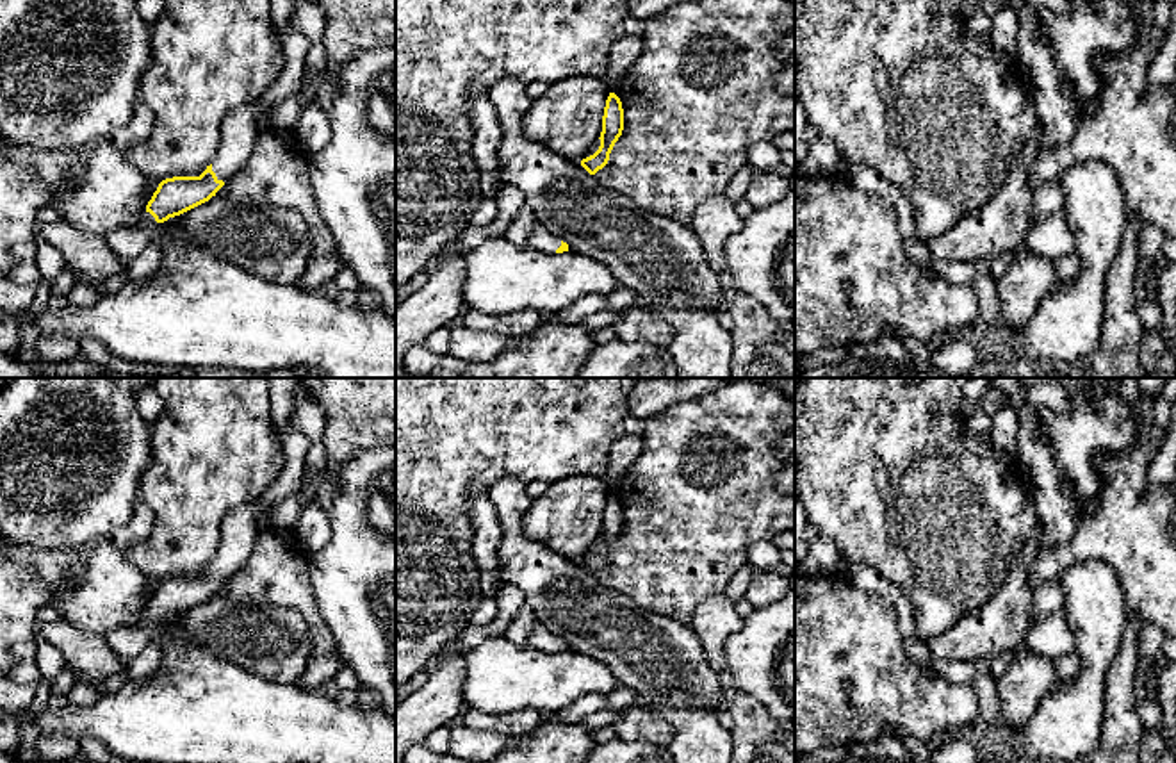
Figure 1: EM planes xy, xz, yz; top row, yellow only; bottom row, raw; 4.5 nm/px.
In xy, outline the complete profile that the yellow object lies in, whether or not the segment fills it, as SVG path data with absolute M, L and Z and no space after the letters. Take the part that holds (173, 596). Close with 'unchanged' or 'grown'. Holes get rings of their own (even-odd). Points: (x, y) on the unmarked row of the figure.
M262 497L233 508L223 519L221 540L212 563L200 576L162 579L146 604L144 622L139 628L118 628L103 635L109 647L125 665L153 642L153 629L159 622L216 595L253 551L260 537L258 528L264 513Z; grown

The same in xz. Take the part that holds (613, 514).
M609 492L602 515L602 531L599 537L600 546L593 554L581 560L581 565L590 574L595 574L599 569L602 569L608 563L609 553L615 542L618 540L618 537L622 535L622 529L624 529L622 501L615 492Z; unchanged

